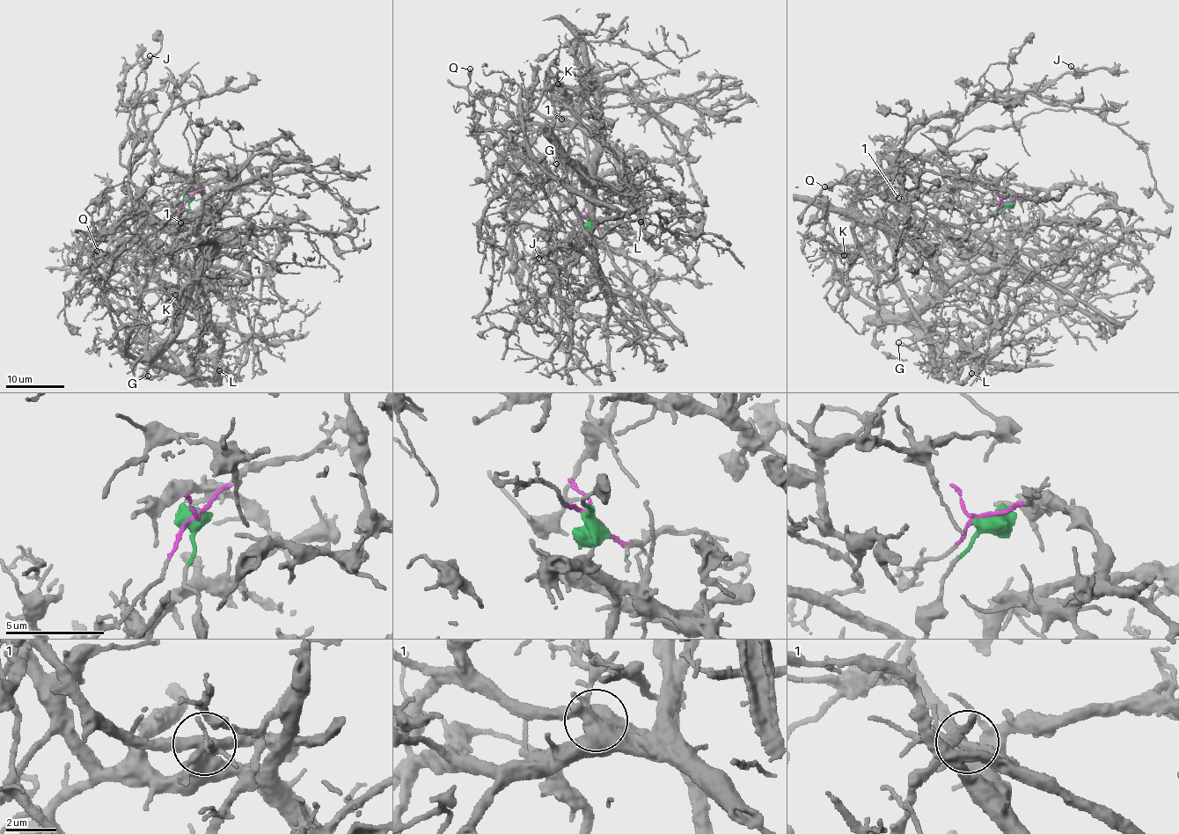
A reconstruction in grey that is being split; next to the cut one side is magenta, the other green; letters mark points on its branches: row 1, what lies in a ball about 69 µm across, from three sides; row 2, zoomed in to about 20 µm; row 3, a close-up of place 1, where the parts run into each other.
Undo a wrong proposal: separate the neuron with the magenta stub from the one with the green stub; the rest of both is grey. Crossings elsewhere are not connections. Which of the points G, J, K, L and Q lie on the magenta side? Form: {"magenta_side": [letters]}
{"magenta_side": ["G", "K", "L"]}

